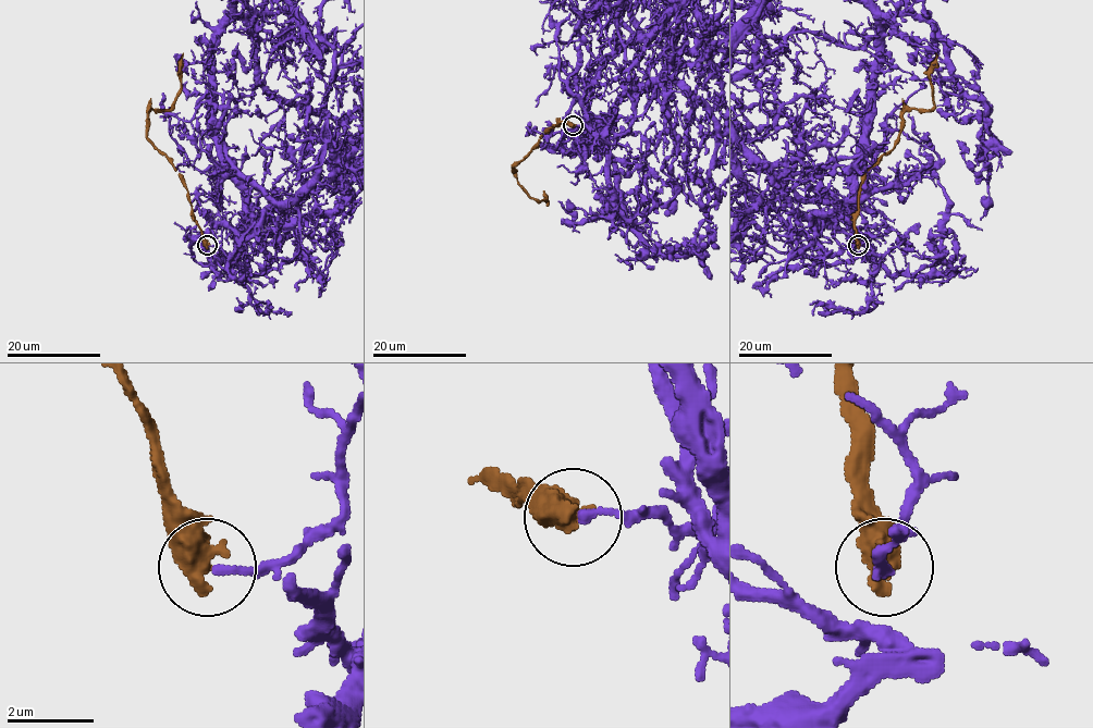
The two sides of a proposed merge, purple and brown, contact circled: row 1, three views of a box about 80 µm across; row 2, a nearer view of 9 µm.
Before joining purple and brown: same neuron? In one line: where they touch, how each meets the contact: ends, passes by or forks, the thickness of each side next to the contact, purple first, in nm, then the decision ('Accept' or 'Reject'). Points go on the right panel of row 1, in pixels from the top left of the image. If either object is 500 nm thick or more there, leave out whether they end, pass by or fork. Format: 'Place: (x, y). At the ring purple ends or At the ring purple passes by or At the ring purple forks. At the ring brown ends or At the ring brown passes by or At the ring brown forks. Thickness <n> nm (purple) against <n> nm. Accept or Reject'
Place: (858, 245). Thickness 190 nm (purple) against 650 nm. Reject

